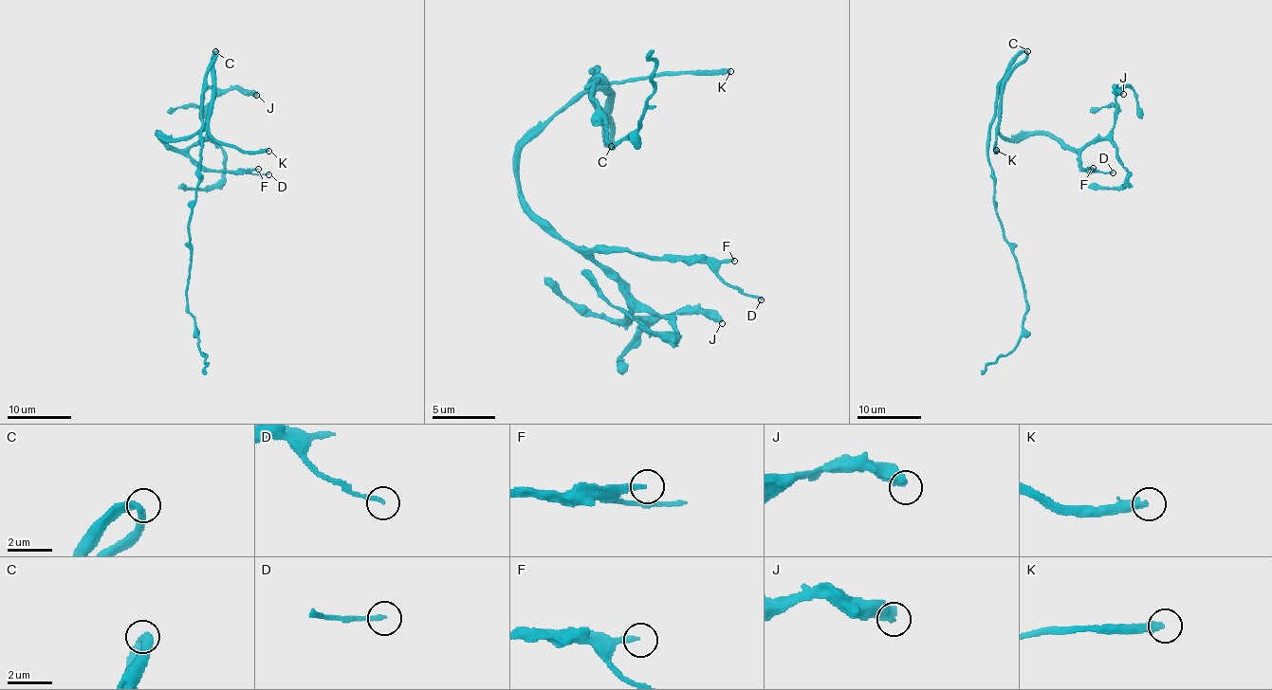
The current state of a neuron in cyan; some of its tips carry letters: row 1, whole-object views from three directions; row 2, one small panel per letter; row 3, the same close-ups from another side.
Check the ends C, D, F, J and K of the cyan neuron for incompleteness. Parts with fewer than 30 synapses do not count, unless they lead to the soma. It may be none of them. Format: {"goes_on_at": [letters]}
{"goes_on_at": ["F", "K"]}

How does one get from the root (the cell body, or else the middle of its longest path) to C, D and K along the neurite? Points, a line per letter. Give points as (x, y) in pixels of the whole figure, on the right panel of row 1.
C: (1005, 75), (1026, 57), (1027, 51)
D: (1005, 75), (1007, 72), (999, 130), (1004, 136), (1049, 134), (1078, 154), (1079, 163), (1086, 170), (1113, 172)
K: (1005, 75), (993, 150), (996, 150)

